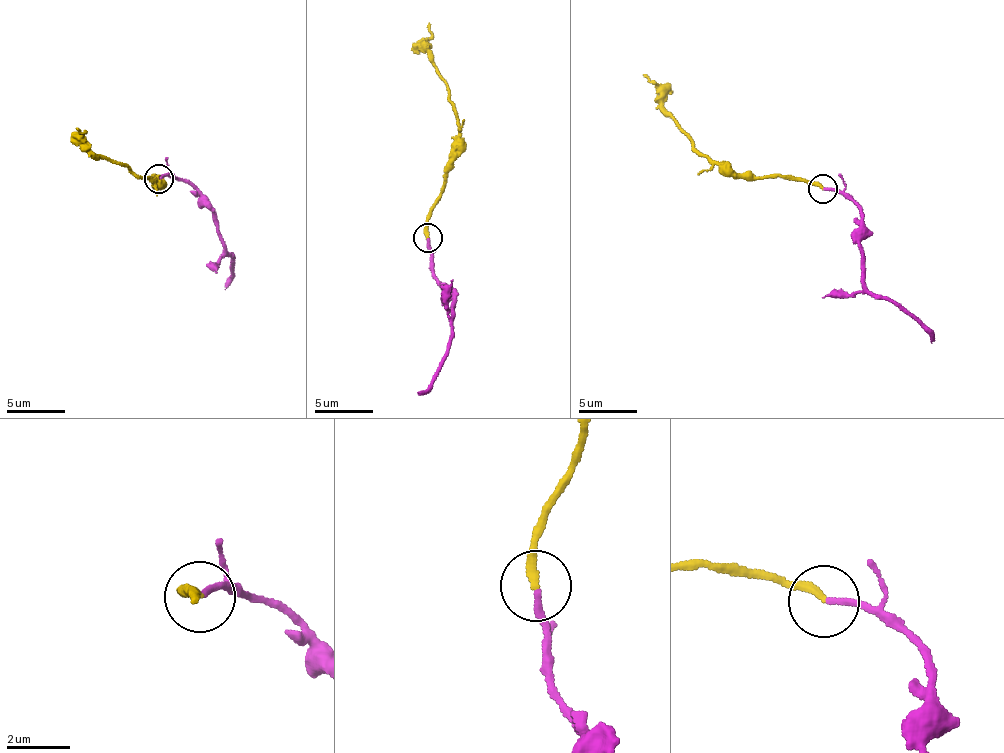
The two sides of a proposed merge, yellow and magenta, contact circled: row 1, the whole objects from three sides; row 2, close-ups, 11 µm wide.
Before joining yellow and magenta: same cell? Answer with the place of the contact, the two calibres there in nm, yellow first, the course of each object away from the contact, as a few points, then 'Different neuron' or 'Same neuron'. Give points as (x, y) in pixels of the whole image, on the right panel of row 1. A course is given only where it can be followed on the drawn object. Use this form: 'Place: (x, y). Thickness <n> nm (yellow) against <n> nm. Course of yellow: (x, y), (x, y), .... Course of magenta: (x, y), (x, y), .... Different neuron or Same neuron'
Place: (822, 189). Thickness 260 nm (yellow) against 200 nm. Course of yellow: (822, 188), (707, 161), (679, 131), (644, 75). Course of magenta: (824, 188), (851, 194), (861, 213), (862, 270), (871, 292), (887, 296), (902, 308), (931, 335), (932, 342). Same neuron

